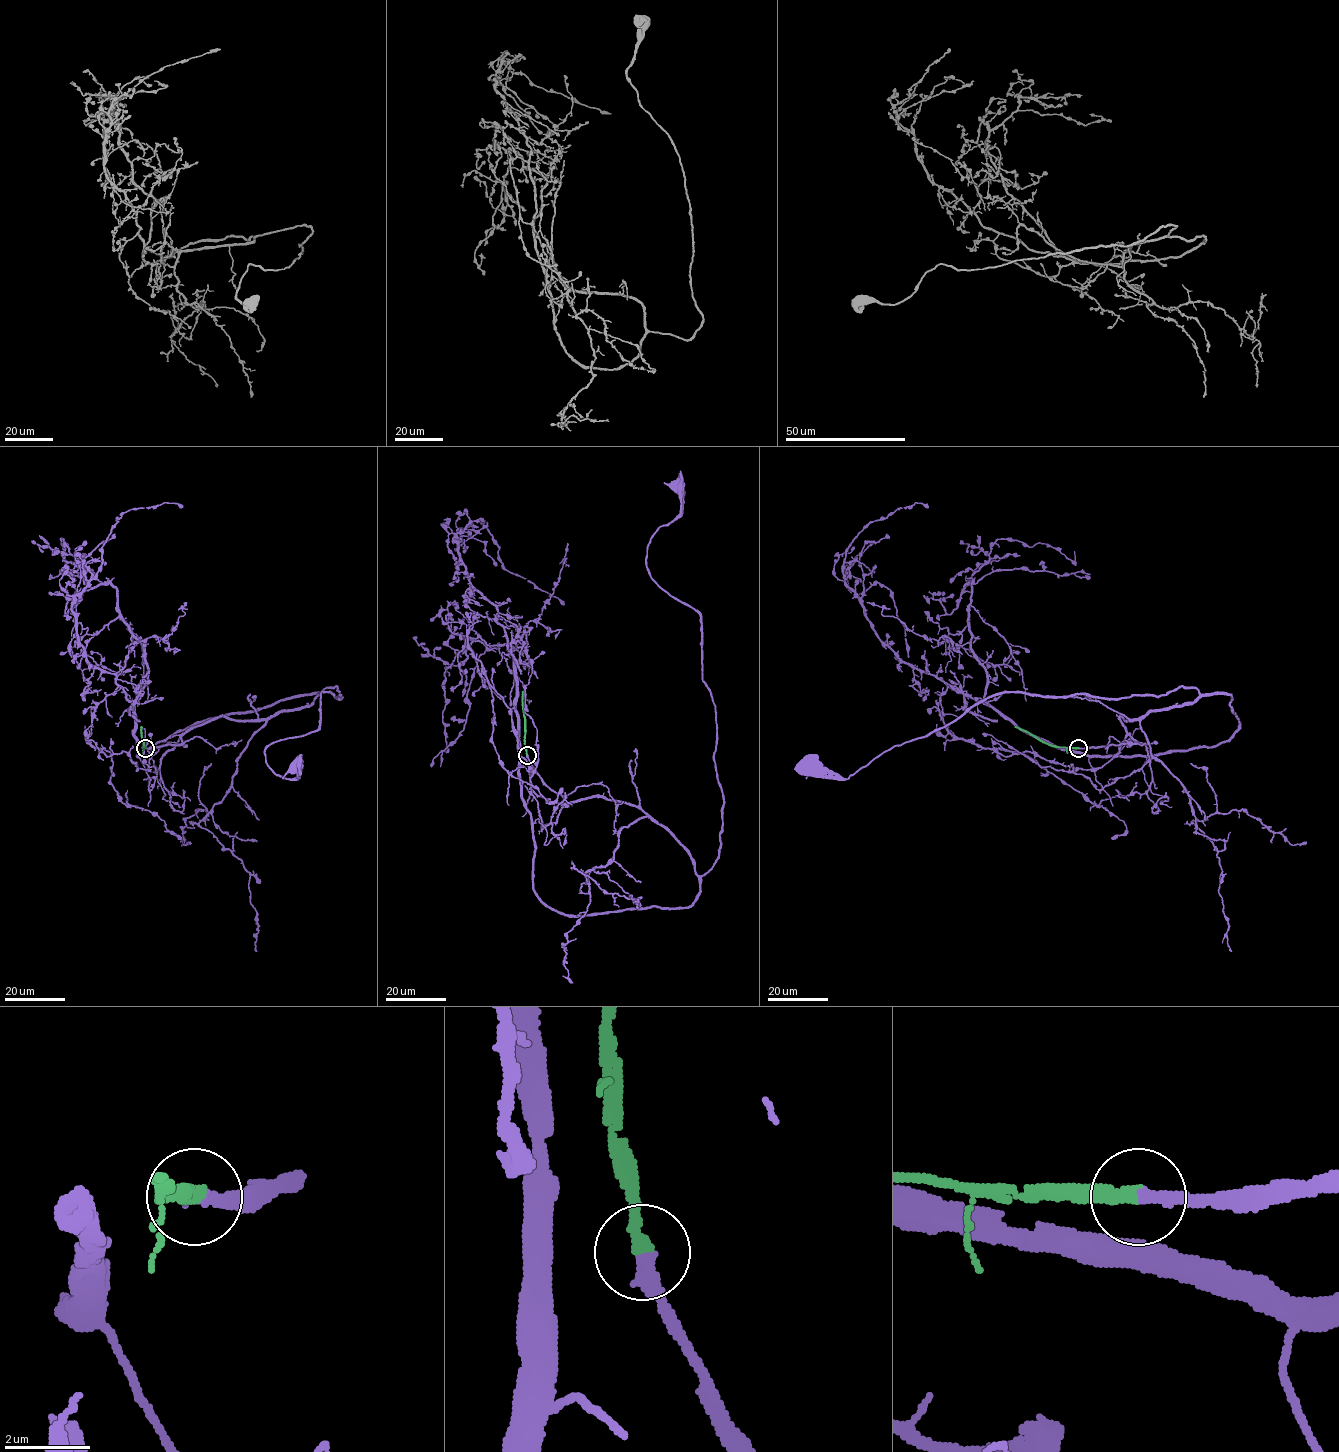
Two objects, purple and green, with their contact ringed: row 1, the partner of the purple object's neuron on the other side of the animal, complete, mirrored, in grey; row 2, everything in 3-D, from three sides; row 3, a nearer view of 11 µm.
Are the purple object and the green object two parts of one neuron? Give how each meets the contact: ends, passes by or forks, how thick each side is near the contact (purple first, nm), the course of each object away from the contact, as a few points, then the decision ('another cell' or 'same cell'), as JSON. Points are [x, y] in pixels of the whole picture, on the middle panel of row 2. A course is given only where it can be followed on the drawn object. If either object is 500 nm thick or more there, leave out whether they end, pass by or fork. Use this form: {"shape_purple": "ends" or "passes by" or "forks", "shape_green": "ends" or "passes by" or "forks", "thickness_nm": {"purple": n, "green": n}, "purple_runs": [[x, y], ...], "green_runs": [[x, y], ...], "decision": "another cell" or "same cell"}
{"shape_purple": "ends", "shape_green": "ends", "thickness_nm": {"purple": 340, "green": 340}, "purple_runs": [[526, 754], [564, 803], [638, 806], [698, 875], [718, 857], [700, 615], [646, 563], [680, 513], [675, 485]], "green_runs": [[526, 754], [522, 691]], "decision": "same cell"}

